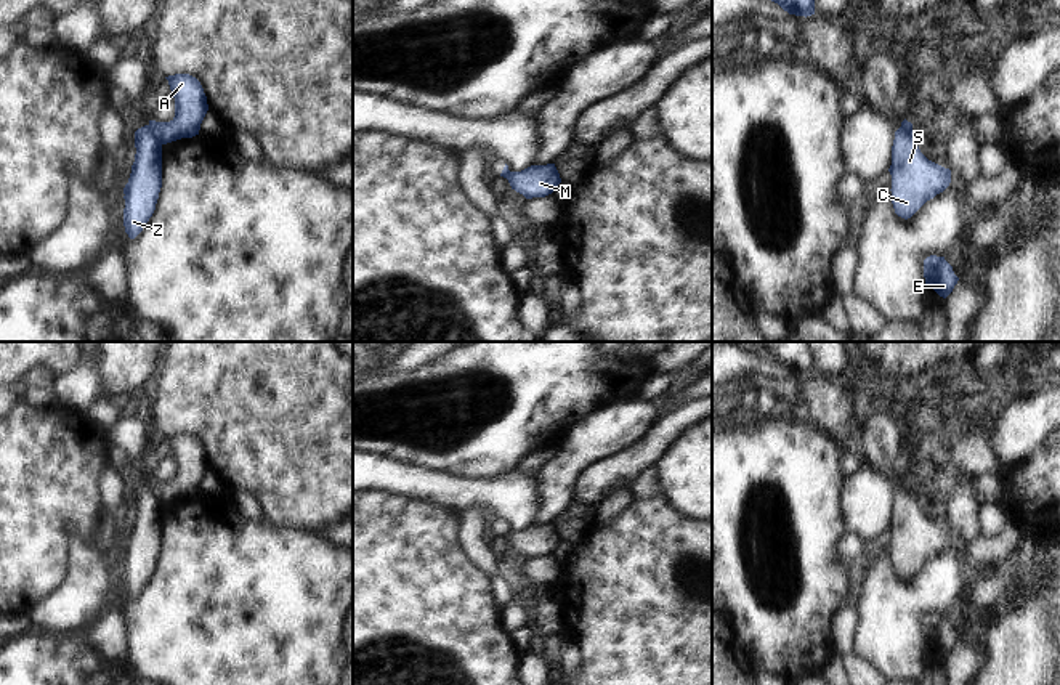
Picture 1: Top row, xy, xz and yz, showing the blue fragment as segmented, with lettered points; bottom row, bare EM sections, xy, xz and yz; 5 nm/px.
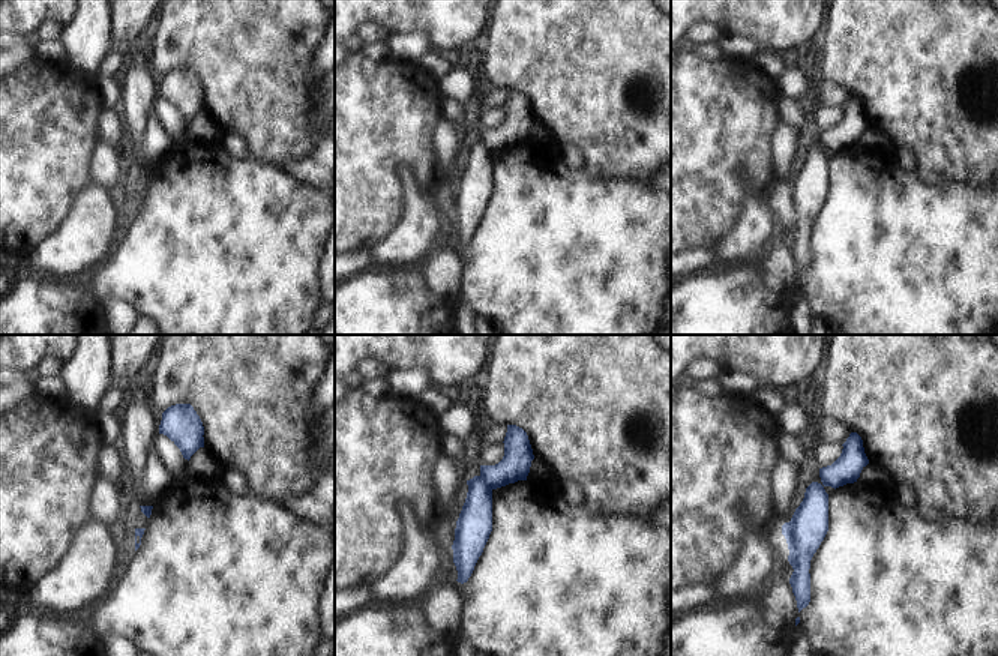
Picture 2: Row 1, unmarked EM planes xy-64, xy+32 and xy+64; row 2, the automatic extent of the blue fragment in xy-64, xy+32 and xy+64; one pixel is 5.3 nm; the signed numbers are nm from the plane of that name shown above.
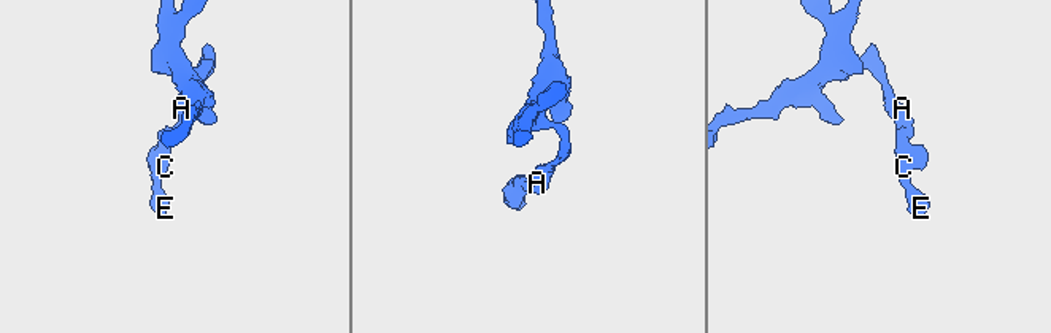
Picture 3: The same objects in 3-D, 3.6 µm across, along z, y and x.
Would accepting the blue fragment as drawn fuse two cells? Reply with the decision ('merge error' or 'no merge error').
merge error

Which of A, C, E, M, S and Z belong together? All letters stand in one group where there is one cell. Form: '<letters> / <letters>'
A M / C E S Z

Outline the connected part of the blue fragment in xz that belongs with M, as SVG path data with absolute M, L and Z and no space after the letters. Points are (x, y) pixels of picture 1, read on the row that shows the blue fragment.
M555 164L531 165L521 172L510 172L507 180L516 193L526 199L545 197L561 183Z

